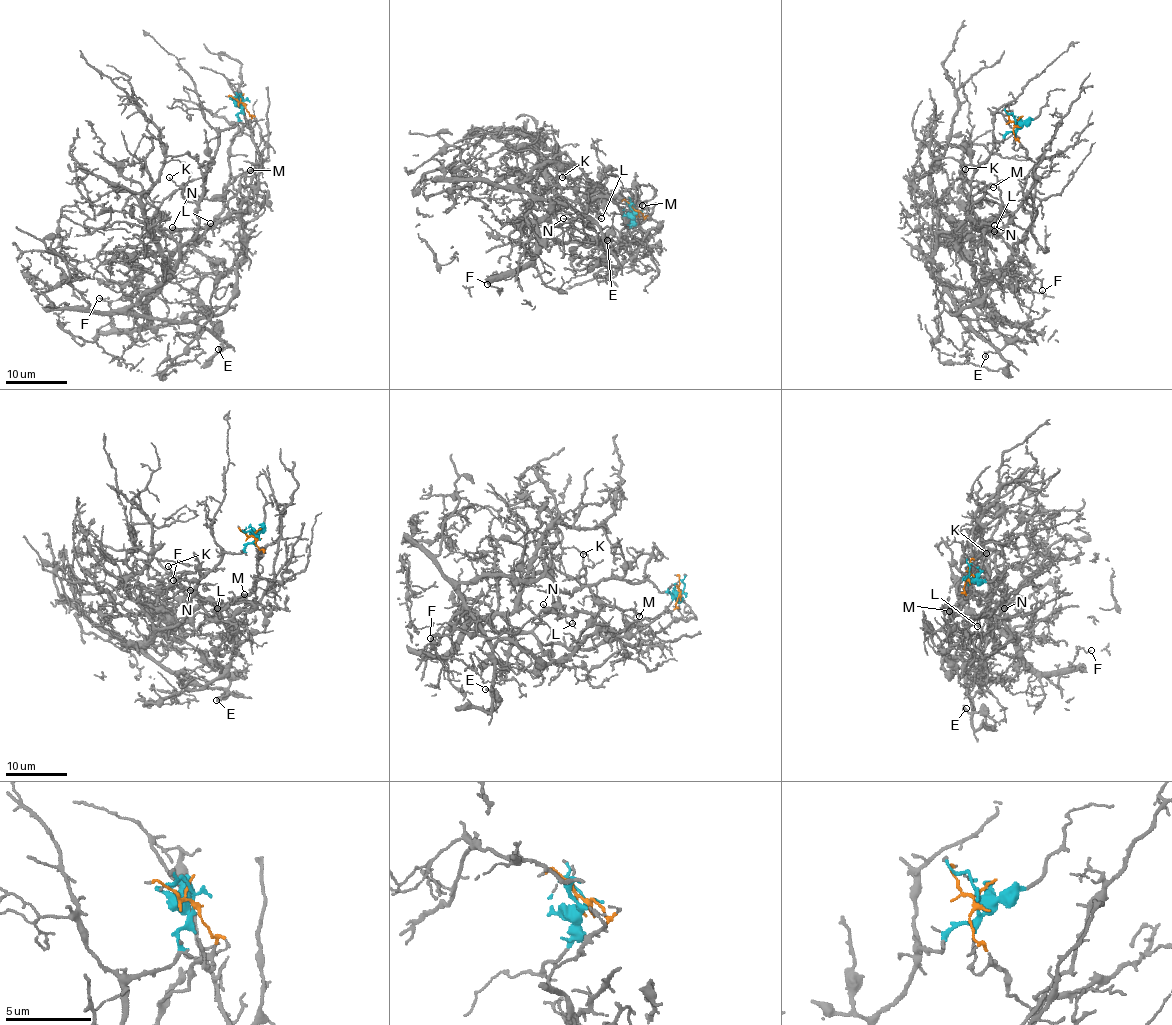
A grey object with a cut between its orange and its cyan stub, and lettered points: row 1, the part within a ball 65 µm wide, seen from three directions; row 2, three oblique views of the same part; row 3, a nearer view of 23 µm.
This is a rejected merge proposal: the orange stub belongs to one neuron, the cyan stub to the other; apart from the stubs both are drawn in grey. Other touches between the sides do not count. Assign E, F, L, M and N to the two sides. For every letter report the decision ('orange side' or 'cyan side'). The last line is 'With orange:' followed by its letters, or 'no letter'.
E: cyan side
F: orange side
L: orange side
M: orange side
N: orange side
With orange: F, L, M, N

